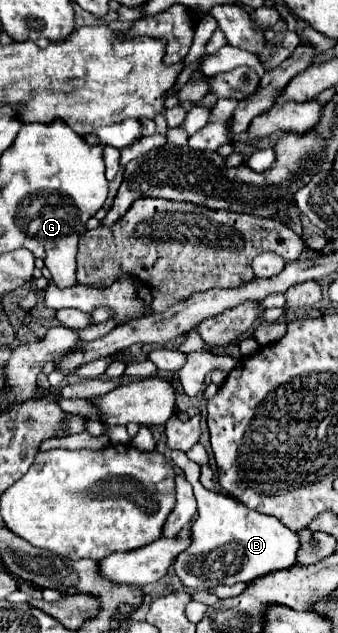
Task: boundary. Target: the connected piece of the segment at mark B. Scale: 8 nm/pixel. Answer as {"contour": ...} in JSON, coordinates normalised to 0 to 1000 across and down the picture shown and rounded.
{"contour":[[[509,712],[509,728],[538,741],[550,757],[574,769],[580,791],[598,795],[598,814],[586,814],[580,826],[568,826],[562,848],[568,861],[544,867],[515,886],[515,902],[544,927],[562,934],[586,930],[627,930],[651,921],[692,924],[692,921],[740,921],[781,905],[805,905],[822,899],[852,899],[876,889],[882,870],[882,848],[858,839],[834,823],[805,814],[740,807],[734,801],[710,798],[675,782],[639,779],[609,773],[592,763],[592,738],[586,731],[562,728],[544,712]]]}

